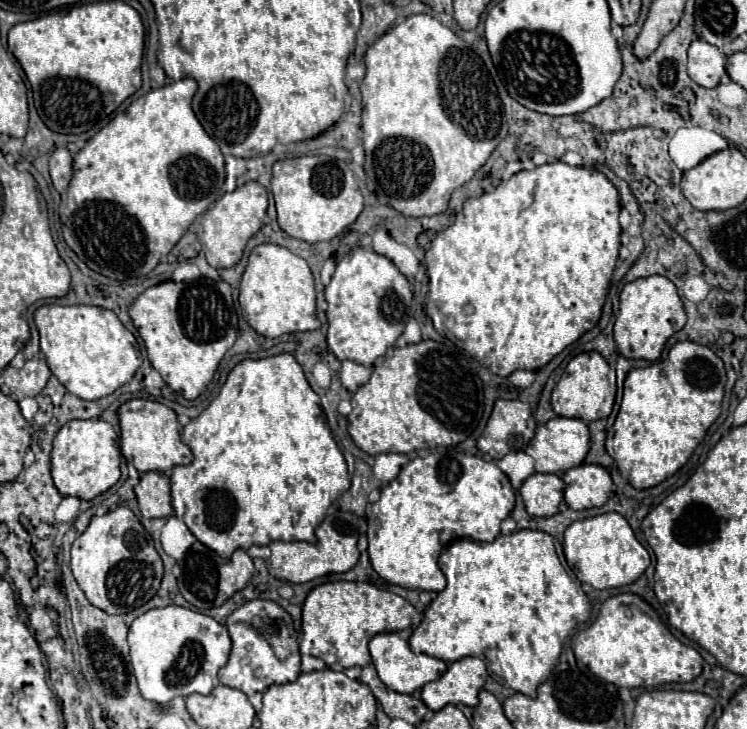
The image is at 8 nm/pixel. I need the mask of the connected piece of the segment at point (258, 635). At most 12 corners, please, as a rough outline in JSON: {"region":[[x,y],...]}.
{"region":[[249,600],[227,618],[219,682],[243,694],[295,682],[291,616]]}

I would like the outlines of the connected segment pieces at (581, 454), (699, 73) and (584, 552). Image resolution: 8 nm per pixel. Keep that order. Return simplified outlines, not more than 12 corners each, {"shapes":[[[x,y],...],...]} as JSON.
{"shapes":[[[555,416],[525,452],[537,472],[583,464],[590,431],[583,420]],[[697,38],[687,72],[703,88],[715,88],[727,56]],[[617,512],[573,522],[563,552],[597,590],[633,584],[651,562]]]}

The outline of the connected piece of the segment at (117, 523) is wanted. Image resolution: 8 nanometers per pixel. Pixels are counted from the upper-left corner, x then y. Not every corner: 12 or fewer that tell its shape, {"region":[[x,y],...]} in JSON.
{"region":[[93,516],[71,546],[89,602],[127,614],[149,602],[163,562],[137,516]]}

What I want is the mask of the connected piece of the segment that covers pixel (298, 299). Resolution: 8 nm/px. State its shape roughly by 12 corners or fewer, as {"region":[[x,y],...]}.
{"region":[[283,246],[253,248],[239,305],[269,338],[319,328],[313,274]]}

